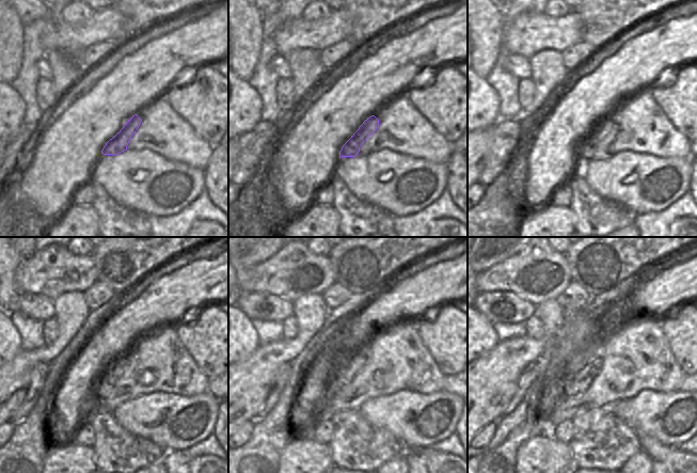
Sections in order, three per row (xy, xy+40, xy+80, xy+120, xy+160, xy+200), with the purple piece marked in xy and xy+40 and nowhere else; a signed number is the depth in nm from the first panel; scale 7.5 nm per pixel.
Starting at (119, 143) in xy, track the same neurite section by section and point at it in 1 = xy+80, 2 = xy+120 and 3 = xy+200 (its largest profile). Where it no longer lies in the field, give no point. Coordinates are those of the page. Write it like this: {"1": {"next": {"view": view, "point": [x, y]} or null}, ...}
{"1": {"next": {"view": "xy+80", "point": [584, 150]}}, "2": {"next": {"view": "xy+120", "point": [104, 383]}}, "3": {"next": {"view": "xy+200", "point": [579, 382]}}}

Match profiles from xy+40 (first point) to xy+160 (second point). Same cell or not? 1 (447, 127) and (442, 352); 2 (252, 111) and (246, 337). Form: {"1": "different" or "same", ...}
{"1": "same", "2": "same"}

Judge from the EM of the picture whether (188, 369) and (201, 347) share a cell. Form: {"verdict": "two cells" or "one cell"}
{"verdict": "two cells"}

